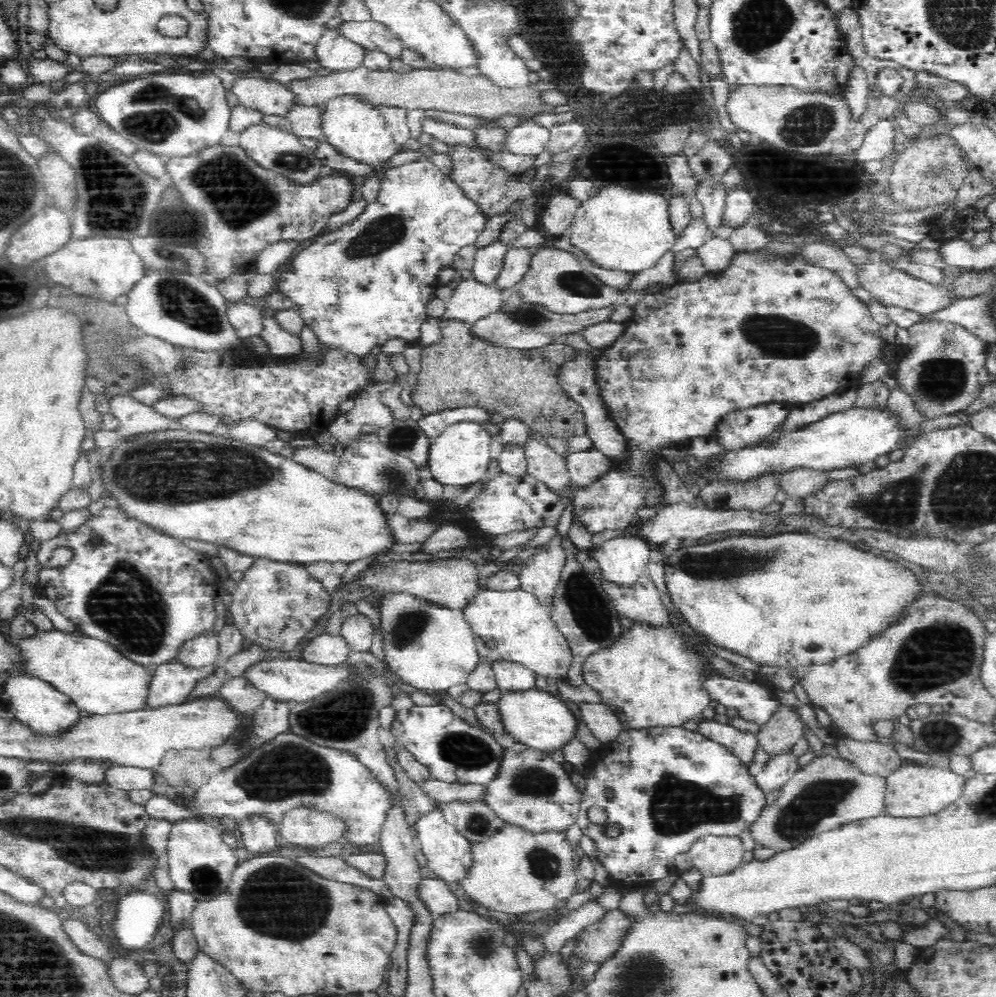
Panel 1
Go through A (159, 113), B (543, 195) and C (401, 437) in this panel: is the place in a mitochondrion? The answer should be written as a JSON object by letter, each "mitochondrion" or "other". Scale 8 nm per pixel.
{"A":"mitochondrion","B":"other","C":"mitochondrion"}

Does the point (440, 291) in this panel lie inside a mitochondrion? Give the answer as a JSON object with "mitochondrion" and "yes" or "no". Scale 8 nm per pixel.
{"mitochondrion":"no"}

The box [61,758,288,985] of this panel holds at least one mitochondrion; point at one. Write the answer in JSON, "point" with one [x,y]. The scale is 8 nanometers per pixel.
{"point":[205,879]}

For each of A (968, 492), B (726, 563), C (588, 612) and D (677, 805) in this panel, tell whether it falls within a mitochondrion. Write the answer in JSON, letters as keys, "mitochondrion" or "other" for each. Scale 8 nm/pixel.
{"A":"mitochondrion","B":"mitochondrion","C":"mitochondrion","D":"mitochondrion"}

